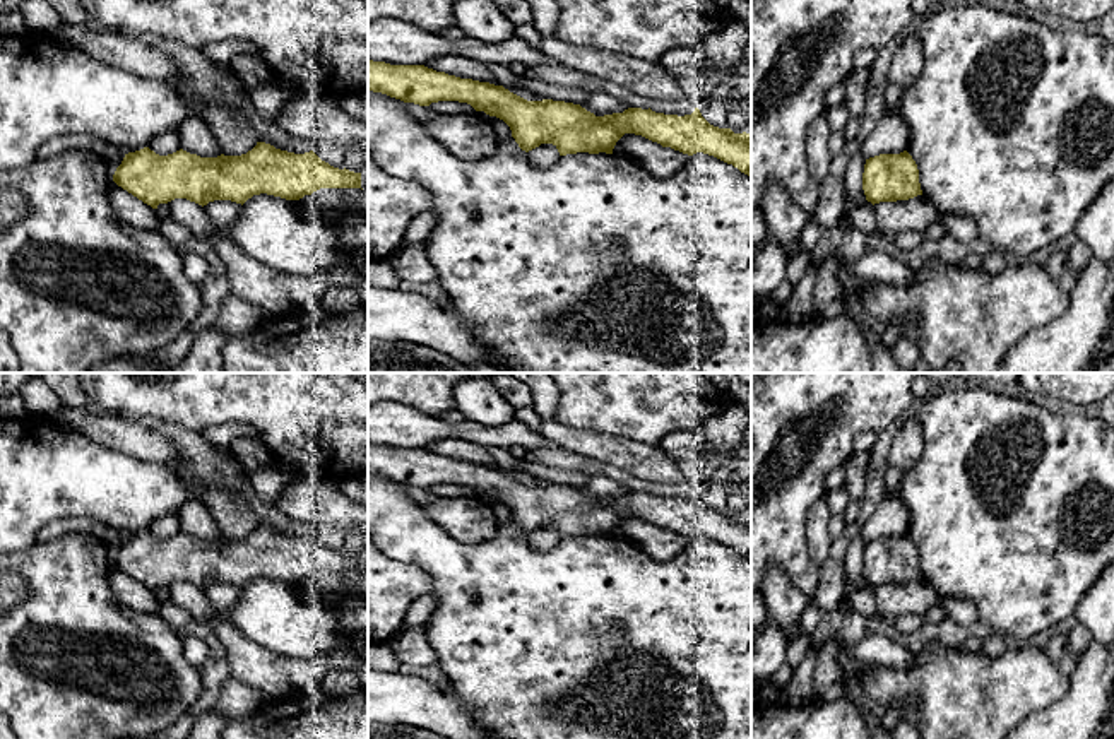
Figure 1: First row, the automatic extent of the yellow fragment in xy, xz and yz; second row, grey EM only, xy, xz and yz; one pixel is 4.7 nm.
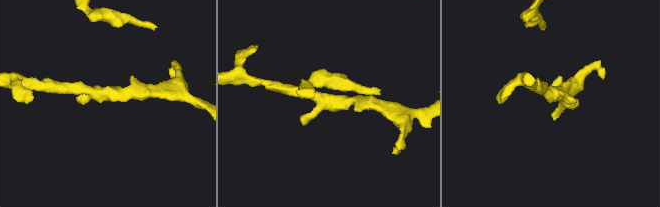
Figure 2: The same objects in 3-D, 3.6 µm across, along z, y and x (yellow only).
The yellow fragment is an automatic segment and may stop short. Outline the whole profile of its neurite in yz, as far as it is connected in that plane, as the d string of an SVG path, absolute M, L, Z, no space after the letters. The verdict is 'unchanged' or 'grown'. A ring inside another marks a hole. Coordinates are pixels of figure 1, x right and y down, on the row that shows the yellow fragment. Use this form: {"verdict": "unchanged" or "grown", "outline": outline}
{"verdict": "unchanged", "outline": "M907 151L866 159L862 190L873 205L922 195L915 161Z"}

